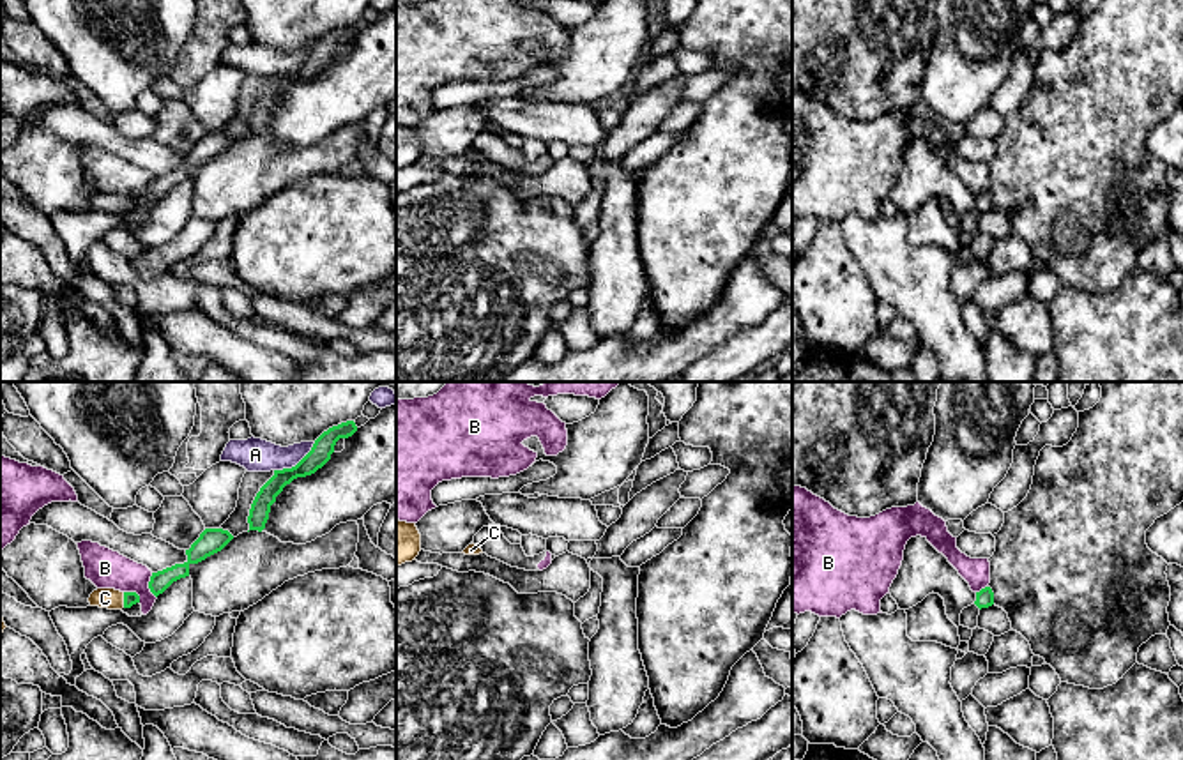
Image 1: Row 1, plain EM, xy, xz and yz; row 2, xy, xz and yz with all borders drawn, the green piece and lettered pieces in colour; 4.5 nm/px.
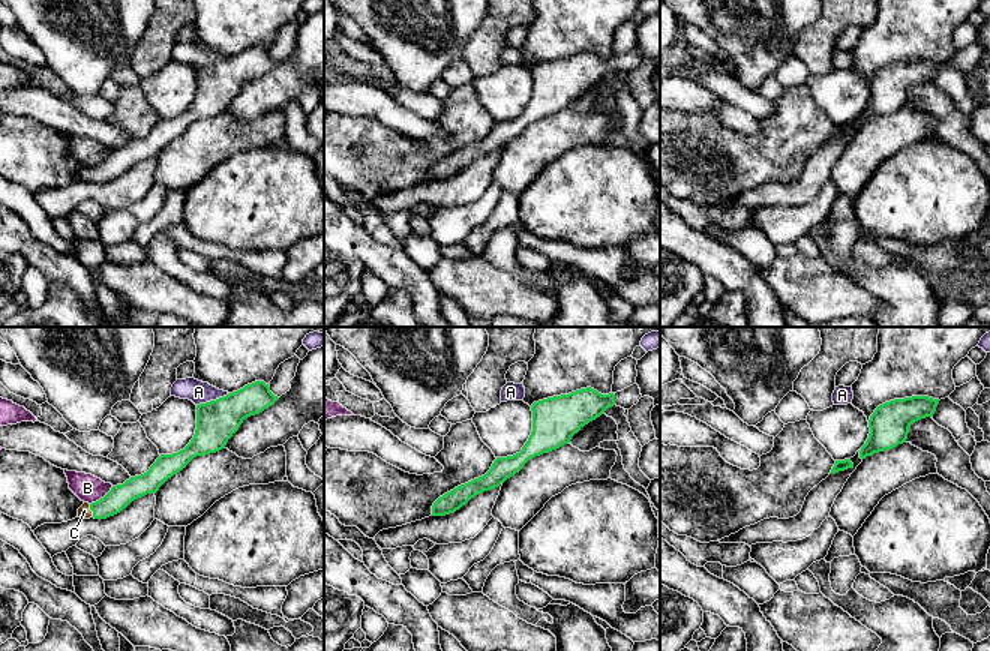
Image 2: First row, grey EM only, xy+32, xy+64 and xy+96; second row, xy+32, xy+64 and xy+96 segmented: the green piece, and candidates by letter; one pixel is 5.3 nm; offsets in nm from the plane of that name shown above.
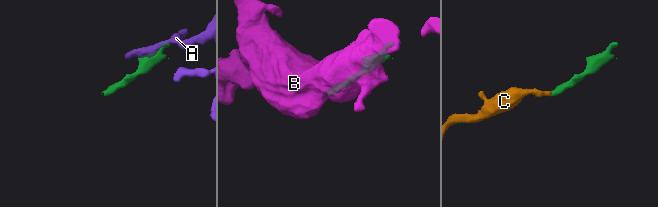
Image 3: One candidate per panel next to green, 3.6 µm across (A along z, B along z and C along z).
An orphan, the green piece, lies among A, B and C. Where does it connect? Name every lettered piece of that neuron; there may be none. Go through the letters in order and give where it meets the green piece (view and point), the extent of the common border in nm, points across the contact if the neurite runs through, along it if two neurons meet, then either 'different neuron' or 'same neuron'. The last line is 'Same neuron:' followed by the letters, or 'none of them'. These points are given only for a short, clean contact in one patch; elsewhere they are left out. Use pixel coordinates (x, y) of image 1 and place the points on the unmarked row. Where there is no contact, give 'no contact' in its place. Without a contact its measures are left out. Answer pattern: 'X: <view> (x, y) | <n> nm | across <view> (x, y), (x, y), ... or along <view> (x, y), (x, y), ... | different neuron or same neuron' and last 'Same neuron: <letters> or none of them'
A: xy (297, 68) | 240 nm | different neuron
B: xy (149, 190) | 120 nm | along xy (151, 177), (149, 195), (156, 202) | different neuron
C: xy (124, 204) | 70 nm | across xy (129, 202), (124, 204), (105, 202) | same neuron
Same neuron: C

